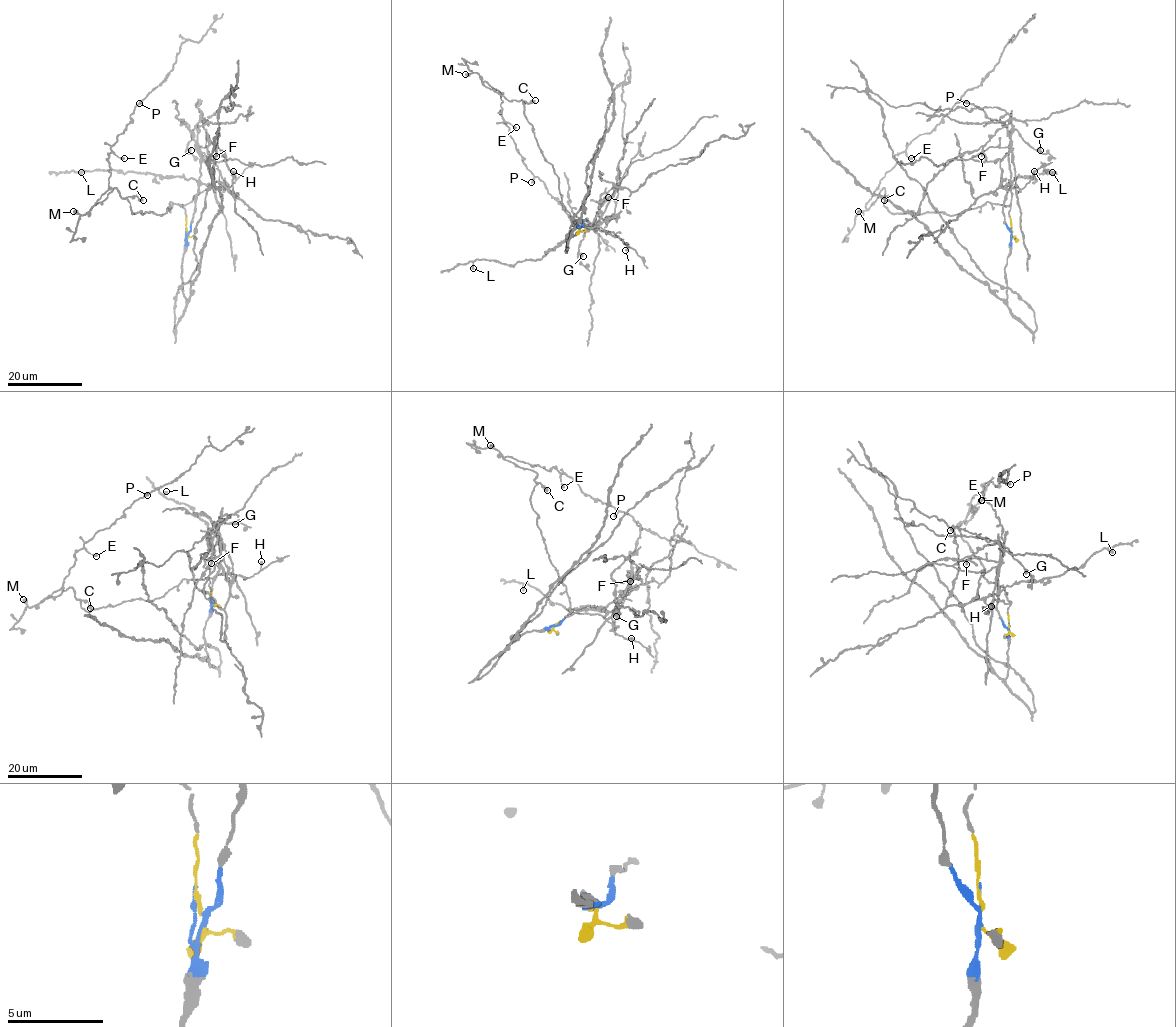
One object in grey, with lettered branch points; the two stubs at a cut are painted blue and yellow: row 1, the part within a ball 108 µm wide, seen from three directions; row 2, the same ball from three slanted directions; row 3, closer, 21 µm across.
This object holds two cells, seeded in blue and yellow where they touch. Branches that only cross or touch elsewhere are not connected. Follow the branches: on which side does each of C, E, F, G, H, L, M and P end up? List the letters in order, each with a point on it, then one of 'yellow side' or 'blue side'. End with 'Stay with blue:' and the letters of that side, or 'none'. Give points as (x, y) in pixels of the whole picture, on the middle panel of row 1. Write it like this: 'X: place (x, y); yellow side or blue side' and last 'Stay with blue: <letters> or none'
C: place (535, 100); yellow side
E: place (516, 127); yellow side
F: place (608, 197); blue side
G: place (583, 256); blue side
H: place (625, 250); yellow side
L: place (473, 268); blue side
M: place (465, 74); yellow side
P: place (531, 182); yellow side
Stay with blue: F, G, L

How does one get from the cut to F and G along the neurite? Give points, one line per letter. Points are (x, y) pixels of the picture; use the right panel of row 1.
F: (1011, 232), (1002, 211), (1004, 196), (1010, 187), (1011, 121), (993, 136), (981, 156)
G: (1011, 232), (1002, 211), (1004, 196), (1010, 187), (1011, 130), (1013, 128), (1030, 146), (1040, 151)

